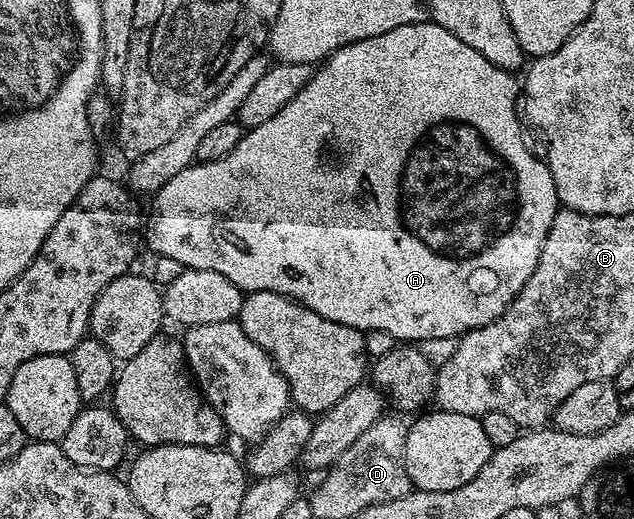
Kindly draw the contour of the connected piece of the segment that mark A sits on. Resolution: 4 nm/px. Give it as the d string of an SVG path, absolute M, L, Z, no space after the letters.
M430 20L405 24L381 36L343 46L325 59L312 73L305 88L301 88L301 92L297 92L297 96L293 96L273 120L250 127L233 152L221 160L185 167L154 194L155 207L151 210L147 238L145 234L146 245L148 242L158 257L181 260L188 270L221 272L225 280L233 280L241 291L277 292L317 312L317 316L325 316L325 320L364 332L389 332L389 336L403 344L418 344L439 334L454 339L468 334L471 329L497 320L507 311L509 304L513 304L521 288L525 288L529 276L533 276L537 268L555 213L561 208L546 161L542 157L534 158L523 139L524 123L517 105L517 82L511 78L514 77L508 71L489 64L481 52L469 48L469 44L461 44L453 32Z

